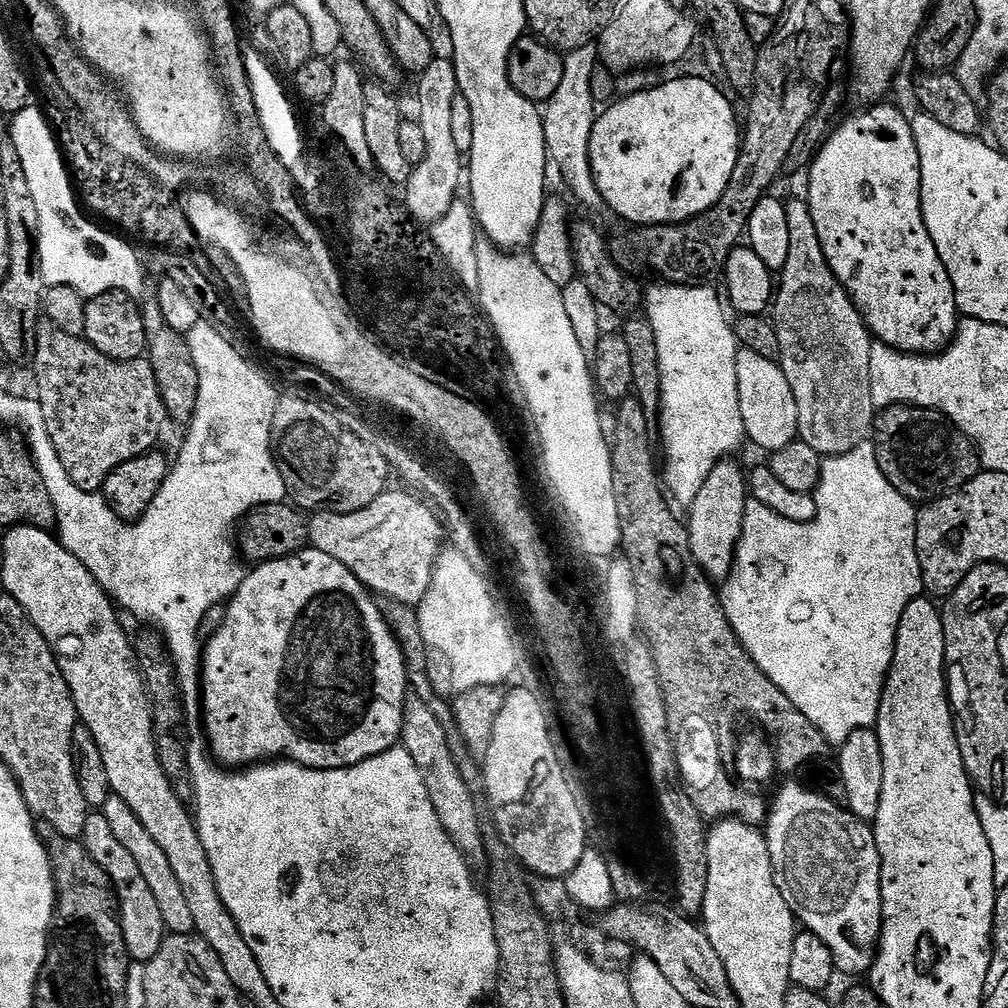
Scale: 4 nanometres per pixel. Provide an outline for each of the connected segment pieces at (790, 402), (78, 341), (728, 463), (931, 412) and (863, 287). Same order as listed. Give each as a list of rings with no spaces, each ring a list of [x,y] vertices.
[[[741,347],[736,354],[738,370],[738,402],[742,406],[742,422],[744,434],[749,441],[753,440],[768,454],[790,446],[800,435],[798,426],[798,402],[794,398],[794,390],[790,390],[790,382],[786,382],[786,374],[779,363],[751,349]]]
[[[44,318],[38,326],[36,357],[32,360],[30,371],[36,375],[34,396],[42,406],[46,430],[74,486],[82,486],[82,490],[87,492],[100,492],[106,478],[118,470],[122,462],[130,462],[130,458],[138,458],[143,452],[151,452],[159,445],[156,443],[160,440],[160,431],[164,423],[169,423],[170,417],[168,407],[162,402],[152,364],[147,358],[115,360],[102,354],[83,336],[66,334],[66,330]]]
[[[725,458],[710,470],[710,478],[706,478],[702,490],[698,490],[698,498],[690,506],[689,512],[692,513],[686,516],[692,553],[698,566],[713,582],[723,582],[732,573],[736,547],[744,530],[744,515],[750,503],[745,469],[740,469],[734,461]]]
[[[895,404],[883,409],[876,418],[874,443],[882,474],[913,502],[931,502],[957,492],[982,471],[980,453],[972,439],[932,408]]]
[[[873,103],[865,107],[865,112],[832,130],[807,169],[806,199],[826,262],[830,262],[830,270],[850,294],[873,337],[900,352],[935,354],[952,343],[962,317],[956,311],[950,274],[946,274],[946,266],[942,266],[942,258],[934,250],[934,238],[930,238],[922,218],[922,174],[911,119],[888,103]]]

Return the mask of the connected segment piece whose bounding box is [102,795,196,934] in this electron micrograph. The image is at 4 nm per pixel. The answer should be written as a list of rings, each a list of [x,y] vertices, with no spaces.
[[[111,796],[102,809],[106,822],[114,829],[114,834],[130,854],[134,854],[134,862],[138,862],[138,867],[142,869],[142,874],[146,882],[150,882],[150,890],[154,890],[154,899],[158,901],[158,910],[162,910],[162,922],[165,929],[172,934],[192,934],[196,932],[194,926],[194,913],[190,910],[190,902],[186,902],[186,894],[182,890],[182,882],[178,882],[177,875],[174,874],[173,867],[170,866],[170,858],[150,838],[150,830],[138,822],[138,814],[130,810],[128,803],[120,796]]]

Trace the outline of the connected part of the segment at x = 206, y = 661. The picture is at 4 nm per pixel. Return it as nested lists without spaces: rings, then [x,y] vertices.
[[[311,546],[292,556],[257,563],[253,568],[256,569],[245,575],[232,599],[227,601],[222,630],[218,630],[218,634],[214,634],[214,638],[206,641],[202,648],[202,717],[208,731],[206,744],[211,755],[224,766],[251,766],[283,758],[307,768],[349,768],[397,747],[404,734],[404,705],[410,699],[408,661],[384,618],[383,607],[379,603],[376,605],[377,597],[364,587],[362,581],[354,578],[354,574],[350,574],[338,558],[330,558],[330,554],[322,554],[322,550]]]

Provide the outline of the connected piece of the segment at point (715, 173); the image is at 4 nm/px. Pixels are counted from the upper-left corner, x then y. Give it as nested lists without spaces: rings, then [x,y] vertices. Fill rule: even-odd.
[[[704,76],[680,77],[679,79],[665,79],[657,88],[636,90],[631,94],[621,95],[615,102],[609,103],[597,115],[590,136],[590,162],[594,170],[594,178],[598,182],[598,190],[602,194],[605,205],[613,208],[624,220],[629,220],[632,226],[651,226],[653,224],[682,224],[695,220],[706,210],[710,210],[722,198],[730,178],[734,174],[734,166],[740,157],[742,143],[742,124],[736,121],[736,112],[732,104],[708,81]]]

